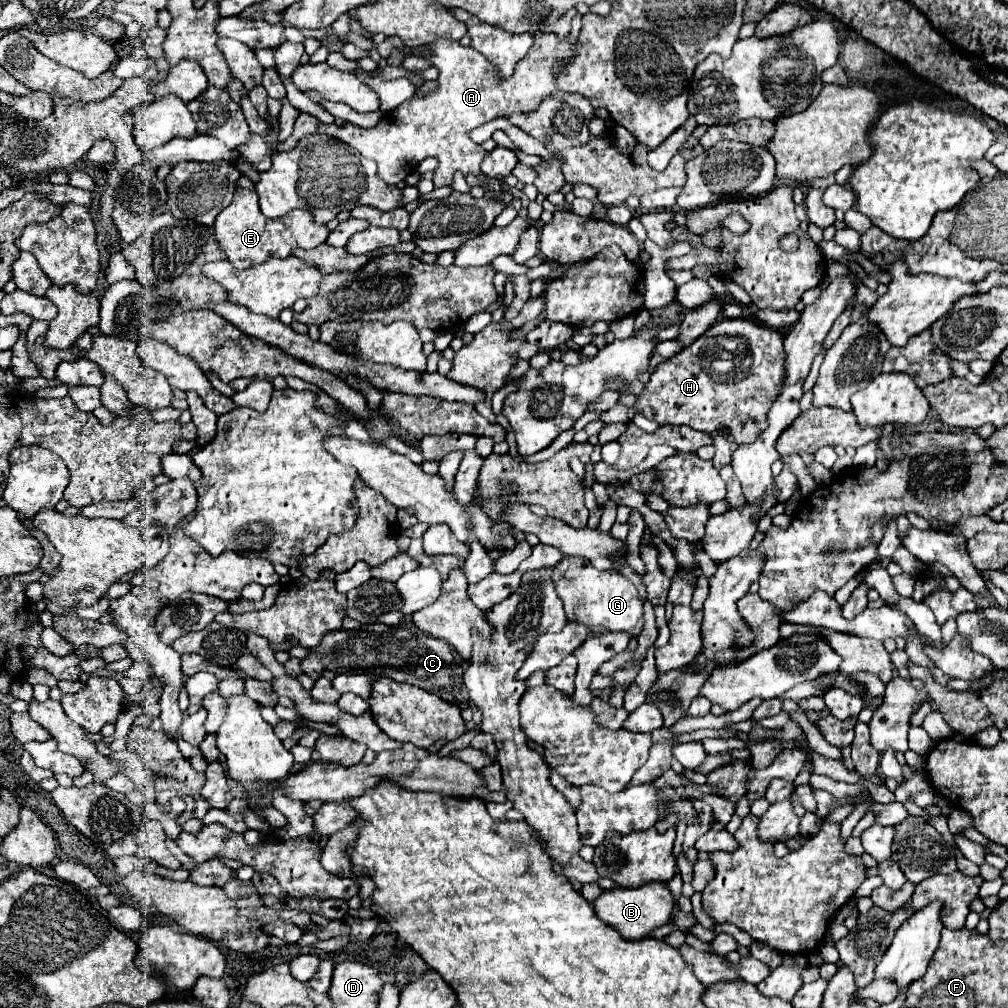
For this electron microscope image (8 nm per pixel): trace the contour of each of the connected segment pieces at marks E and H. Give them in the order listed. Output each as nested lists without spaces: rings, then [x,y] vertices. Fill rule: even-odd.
[[[238,188],[232,204],[216,216],[214,236],[228,262],[236,268],[250,268],[254,264],[268,262],[270,258],[288,258],[294,248],[316,248],[324,244],[328,238],[328,228],[324,224],[316,224],[308,210],[292,210],[282,218],[268,220],[258,208],[256,192]]]
[[[720,320],[710,326],[708,332],[704,332],[698,340],[694,340],[690,346],[680,350],[676,356],[672,356],[652,372],[650,382],[644,386],[644,392],[636,402],[636,412],[644,414],[650,420],[656,420],[658,424],[686,424],[692,430],[706,434],[716,432],[716,428],[728,428],[724,436],[732,436],[738,446],[748,444],[756,440],[756,436],[768,426],[768,408],[772,406],[772,400],[780,396],[780,384],[784,384],[782,340],[784,338],[780,332],[764,328],[762,324],[756,324],[752,320]],[[716,360],[732,360],[732,370],[714,370],[712,364]]]

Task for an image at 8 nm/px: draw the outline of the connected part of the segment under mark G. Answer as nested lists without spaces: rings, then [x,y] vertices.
[[[568,562],[562,566],[568,572],[562,572],[558,578],[558,596],[564,602],[568,622],[578,622],[588,628],[600,626],[606,632],[626,632],[630,638],[640,636],[644,618],[642,618],[642,600],[638,596],[636,586],[626,580],[620,572],[614,570],[596,570],[592,564],[586,566],[570,566]]]

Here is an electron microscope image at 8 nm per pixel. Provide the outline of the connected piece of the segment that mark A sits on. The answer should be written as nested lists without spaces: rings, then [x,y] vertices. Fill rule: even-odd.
[[[538,32],[534,34],[534,46],[528,50],[524,60],[516,64],[512,78],[500,80],[496,76],[496,68],[484,56],[480,56],[480,52],[460,46],[456,40],[440,38],[434,40],[430,48],[430,62],[440,72],[434,92],[428,92],[420,98],[414,96],[398,108],[384,112],[380,122],[372,128],[346,124],[342,128],[330,130],[334,138],[350,144],[362,156],[376,160],[378,176],[388,184],[398,184],[405,180],[410,173],[406,168],[412,171],[411,164],[418,164],[428,156],[440,160],[440,166],[434,172],[436,188],[452,184],[456,170],[462,174],[474,172],[482,176],[480,162],[484,160],[484,148],[470,140],[470,130],[488,120],[510,116],[514,112],[532,112],[542,102],[542,96],[556,90],[556,74],[574,54],[574,48],[568,44],[568,40],[560,42],[552,34]],[[418,124],[424,124],[426,130],[422,130]]]

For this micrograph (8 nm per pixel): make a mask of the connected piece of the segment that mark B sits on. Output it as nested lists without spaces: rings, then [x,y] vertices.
[[[652,882],[634,890],[626,890],[626,888],[602,890],[602,894],[594,900],[594,910],[600,920],[616,928],[626,940],[640,940],[646,938],[654,928],[668,924],[674,912],[674,898],[666,884]]]

